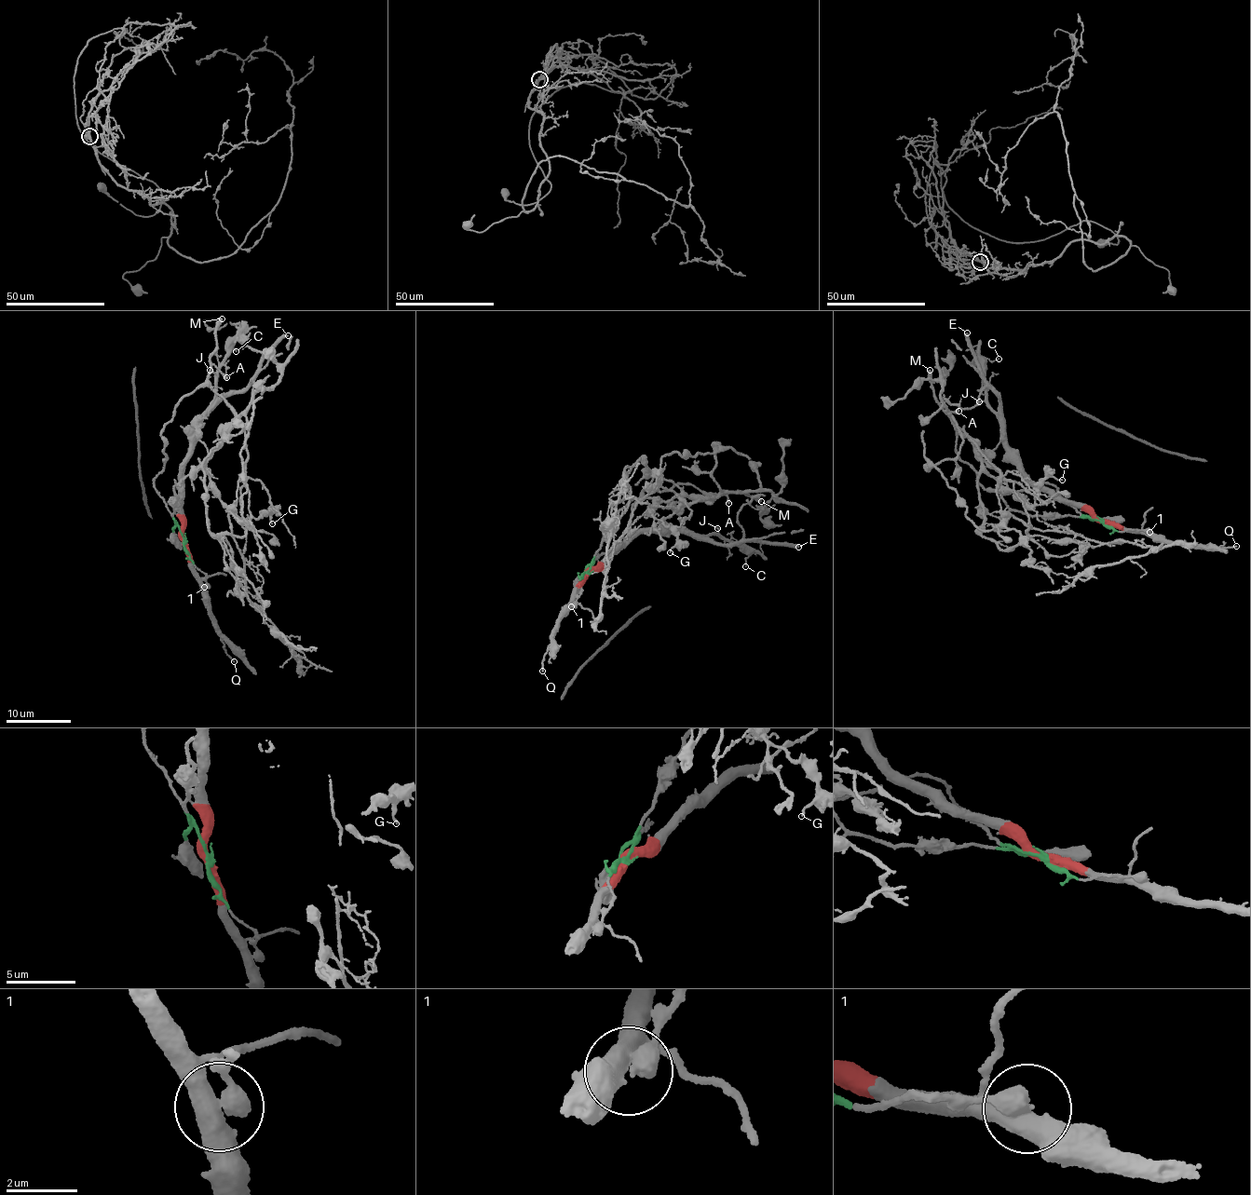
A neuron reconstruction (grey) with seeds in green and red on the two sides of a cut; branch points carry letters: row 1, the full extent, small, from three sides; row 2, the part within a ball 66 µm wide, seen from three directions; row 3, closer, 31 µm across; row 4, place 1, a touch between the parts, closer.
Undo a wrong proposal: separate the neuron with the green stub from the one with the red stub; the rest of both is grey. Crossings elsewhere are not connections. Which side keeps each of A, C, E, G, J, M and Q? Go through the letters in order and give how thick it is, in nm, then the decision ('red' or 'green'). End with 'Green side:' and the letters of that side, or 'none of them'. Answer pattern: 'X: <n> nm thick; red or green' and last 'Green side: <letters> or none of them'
A: 320 nm thick; green
C: 100 nm thick; red
E: 300 nm thick; red
G: 130 nm thick; green
J: 170 nm thick; red
M: 500 nm thick; green
Q: 200 nm thick; red
Green side: A, G, M

